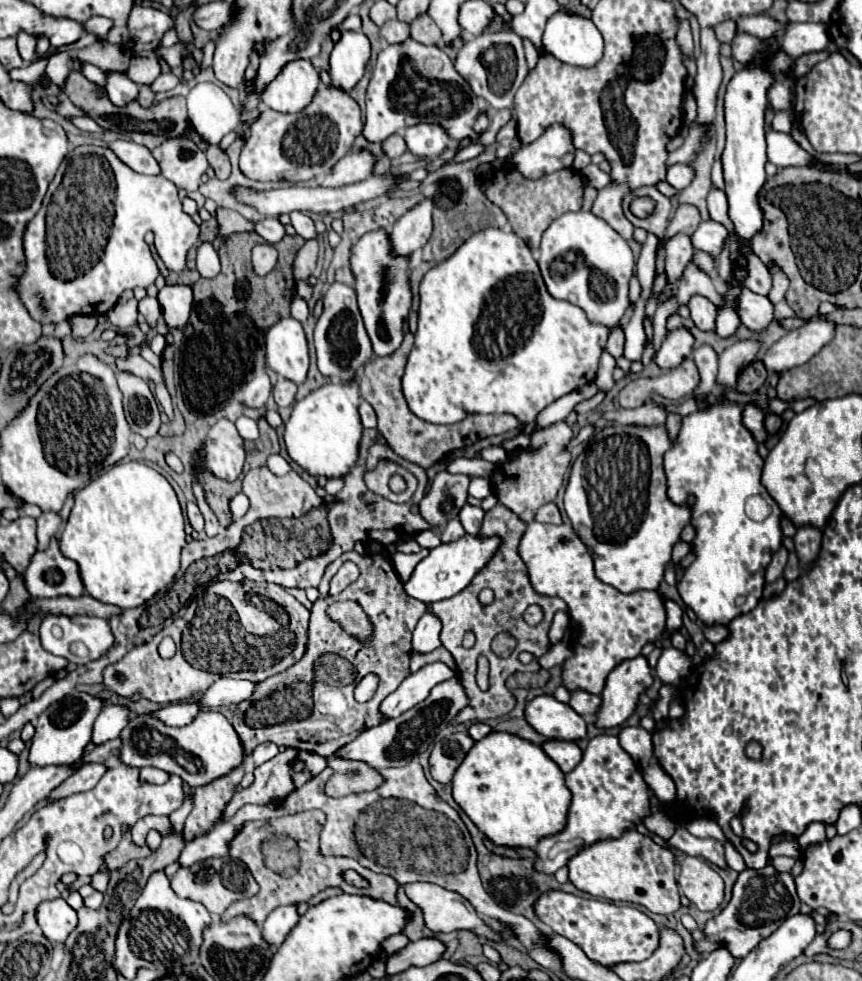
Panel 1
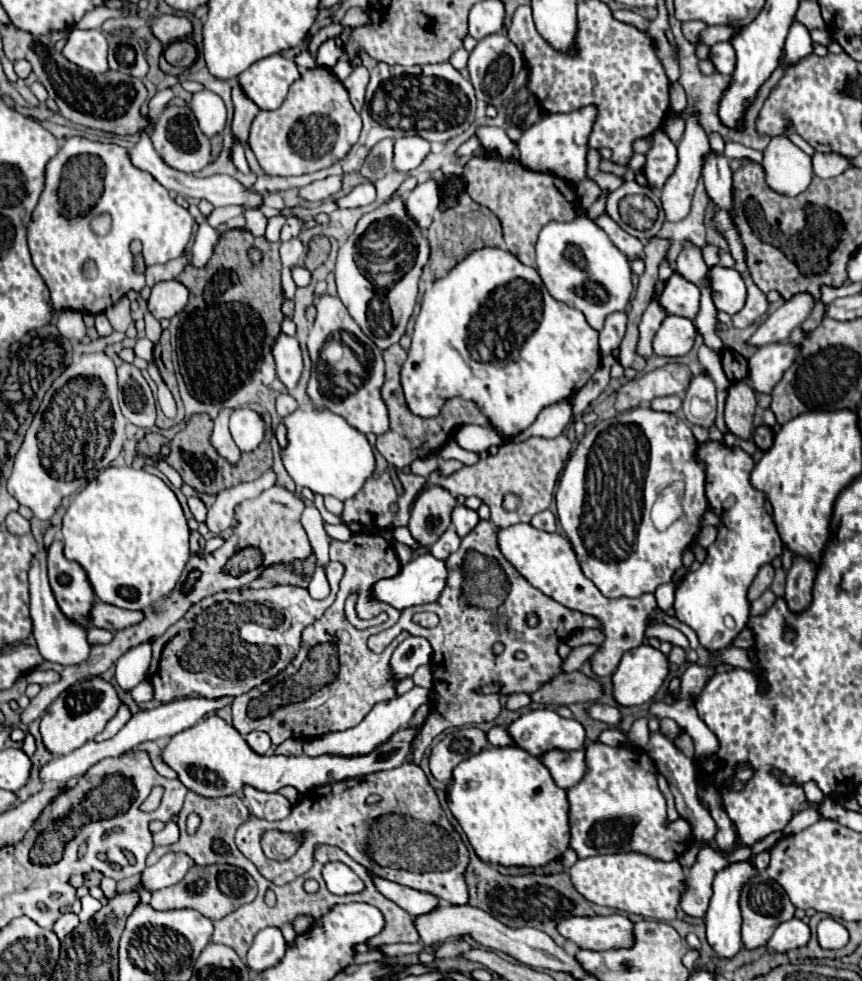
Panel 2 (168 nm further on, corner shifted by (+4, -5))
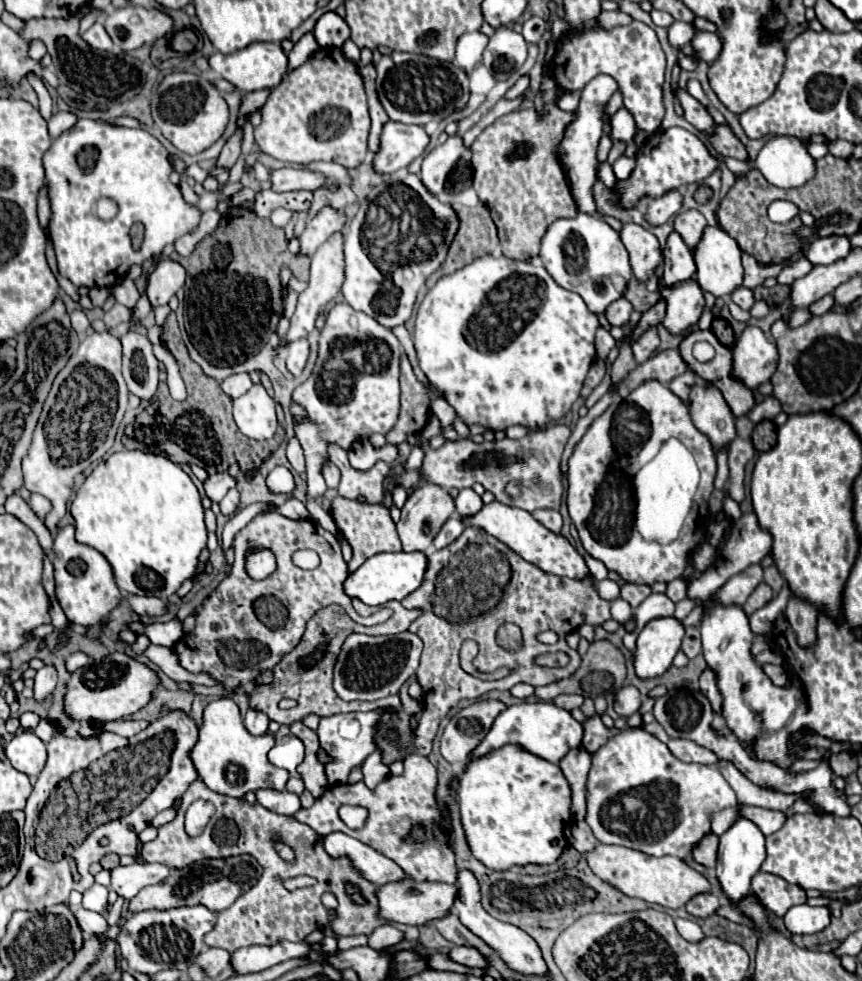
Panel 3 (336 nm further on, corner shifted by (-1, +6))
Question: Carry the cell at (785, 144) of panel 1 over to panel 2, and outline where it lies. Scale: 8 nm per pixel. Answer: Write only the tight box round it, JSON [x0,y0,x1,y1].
[725,143,763,163]

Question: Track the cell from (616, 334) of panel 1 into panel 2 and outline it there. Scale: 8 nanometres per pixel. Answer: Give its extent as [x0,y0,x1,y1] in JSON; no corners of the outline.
[599,311,627,355]

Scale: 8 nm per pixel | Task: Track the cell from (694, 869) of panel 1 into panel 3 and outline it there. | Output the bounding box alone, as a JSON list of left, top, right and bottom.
[686,892,720,918]

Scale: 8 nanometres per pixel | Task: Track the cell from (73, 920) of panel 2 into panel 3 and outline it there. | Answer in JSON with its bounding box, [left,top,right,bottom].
[74,908,106,936]

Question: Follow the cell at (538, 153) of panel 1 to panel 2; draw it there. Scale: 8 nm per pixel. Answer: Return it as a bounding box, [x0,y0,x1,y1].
[519,107,597,185]

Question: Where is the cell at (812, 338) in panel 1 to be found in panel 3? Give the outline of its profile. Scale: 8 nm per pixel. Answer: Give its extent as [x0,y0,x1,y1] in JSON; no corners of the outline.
[734,326,778,388]

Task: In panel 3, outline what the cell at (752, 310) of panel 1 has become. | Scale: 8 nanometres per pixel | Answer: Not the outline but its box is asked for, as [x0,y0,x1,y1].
[694,226,744,298]

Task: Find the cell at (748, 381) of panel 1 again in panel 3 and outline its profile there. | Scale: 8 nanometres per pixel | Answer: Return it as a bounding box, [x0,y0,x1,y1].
[712,318,736,348]

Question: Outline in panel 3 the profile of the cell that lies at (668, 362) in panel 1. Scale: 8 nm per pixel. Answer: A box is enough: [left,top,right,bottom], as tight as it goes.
[662,280,704,336]

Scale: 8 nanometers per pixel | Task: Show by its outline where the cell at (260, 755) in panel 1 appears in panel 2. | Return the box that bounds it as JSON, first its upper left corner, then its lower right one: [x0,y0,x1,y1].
[245,731,271,755]

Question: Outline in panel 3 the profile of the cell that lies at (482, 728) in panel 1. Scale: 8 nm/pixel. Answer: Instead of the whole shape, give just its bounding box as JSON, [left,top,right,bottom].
[560,748,590,820]

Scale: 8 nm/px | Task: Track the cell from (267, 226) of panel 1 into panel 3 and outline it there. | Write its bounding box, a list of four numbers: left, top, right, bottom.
[270,208,292,226]

